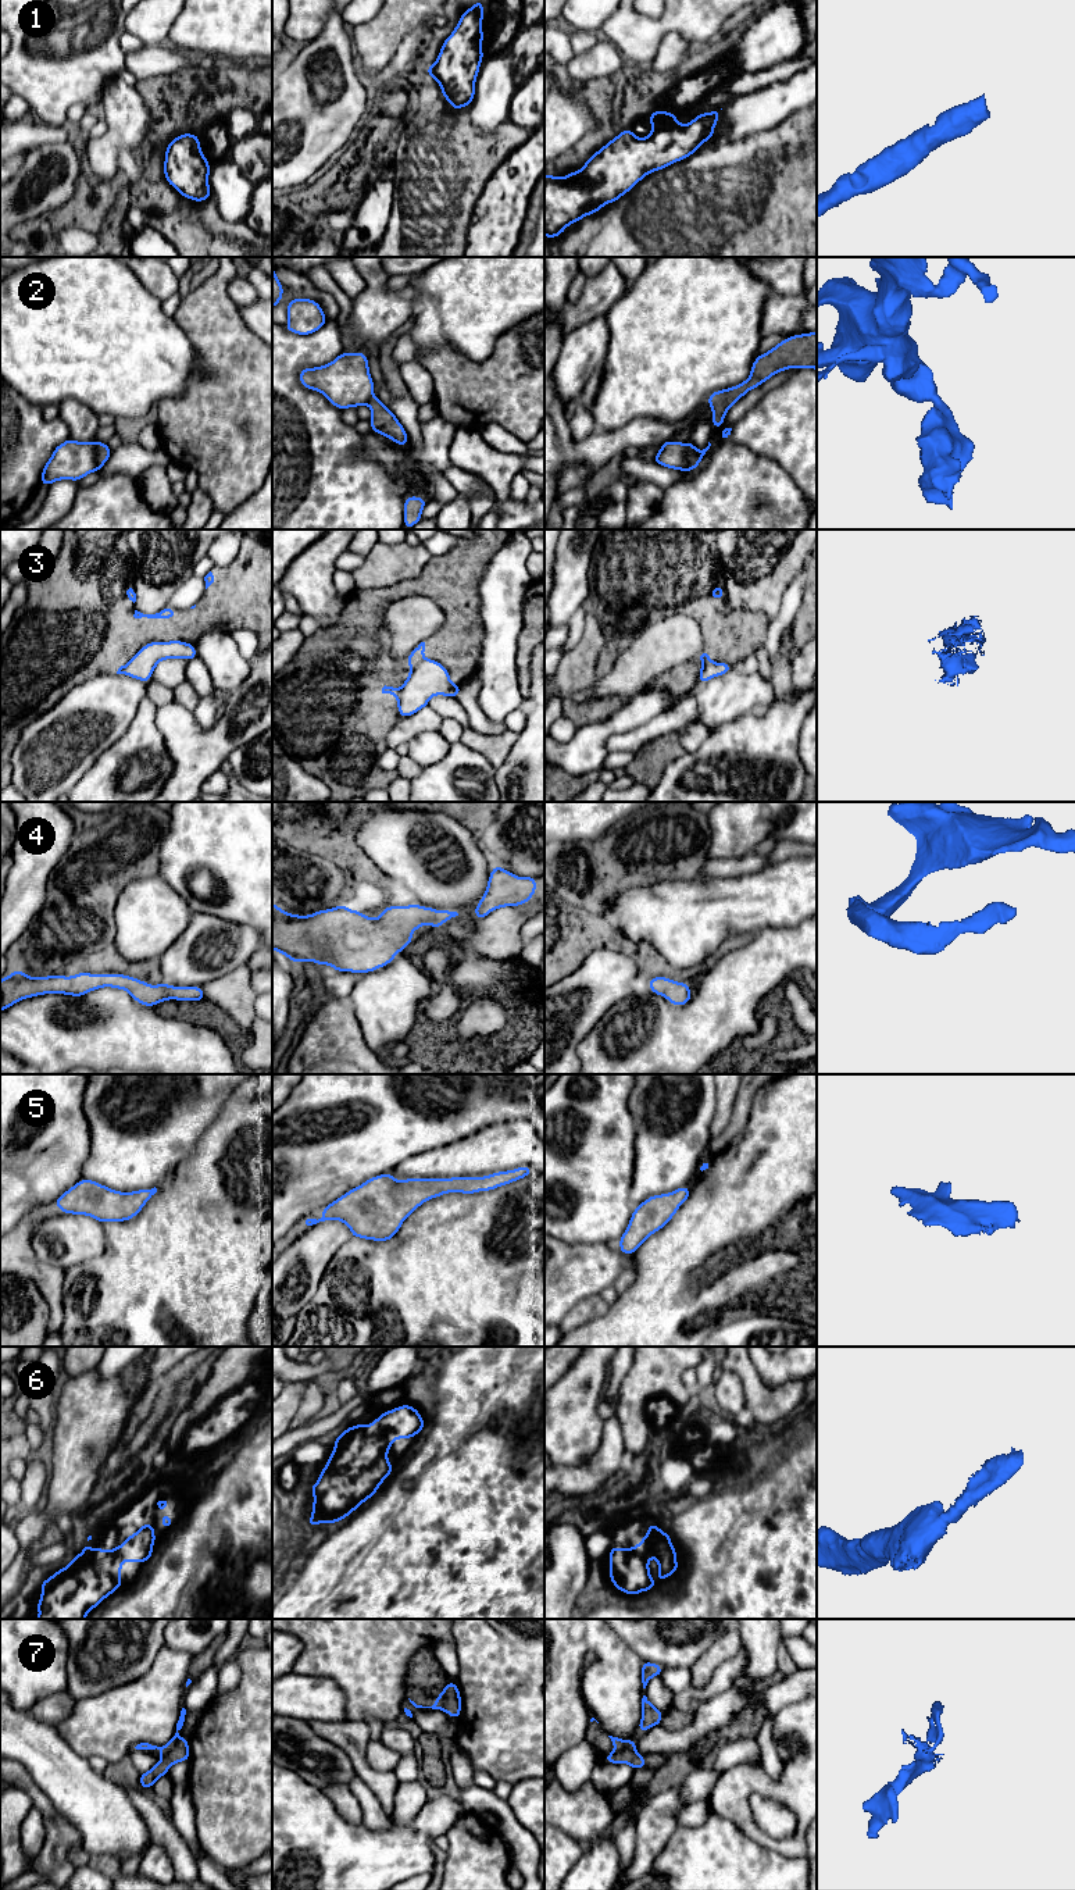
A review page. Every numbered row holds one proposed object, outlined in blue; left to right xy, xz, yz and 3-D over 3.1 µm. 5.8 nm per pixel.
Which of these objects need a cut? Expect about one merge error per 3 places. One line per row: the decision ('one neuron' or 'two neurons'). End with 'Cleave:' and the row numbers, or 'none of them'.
1: one neuron
2: two neurons
3: two neurons
4: one neuron
5: one neuron
6: one neuron
7: two neurons
Cleave: 2, 3, 7

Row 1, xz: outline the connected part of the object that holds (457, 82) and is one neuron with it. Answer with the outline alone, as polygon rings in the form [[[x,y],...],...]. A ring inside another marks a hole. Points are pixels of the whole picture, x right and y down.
[[[482,0],[462,11],[457,26],[443,42],[438,60],[426,74],[439,82],[442,96],[454,108],[471,106],[475,82],[483,60],[483,4]]]

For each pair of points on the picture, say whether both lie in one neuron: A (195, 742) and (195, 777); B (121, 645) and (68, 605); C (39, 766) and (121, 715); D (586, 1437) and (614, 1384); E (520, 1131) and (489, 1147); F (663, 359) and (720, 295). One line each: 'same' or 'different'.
A: same
B: same
C: same
D: different
E: same
F: same

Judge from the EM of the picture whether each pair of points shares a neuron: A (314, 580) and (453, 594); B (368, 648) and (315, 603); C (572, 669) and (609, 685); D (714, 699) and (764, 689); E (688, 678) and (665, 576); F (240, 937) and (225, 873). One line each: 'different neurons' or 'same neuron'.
A: different neurons
B: same neuron
C: same neuron
D: same neuron
E: same neuron
F: different neurons

